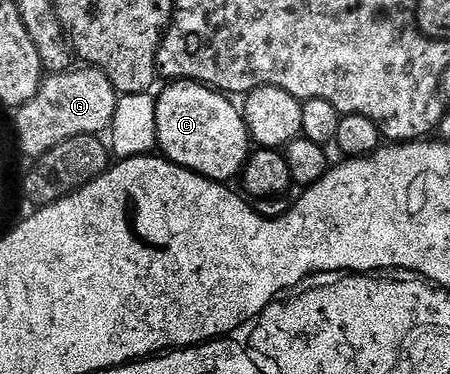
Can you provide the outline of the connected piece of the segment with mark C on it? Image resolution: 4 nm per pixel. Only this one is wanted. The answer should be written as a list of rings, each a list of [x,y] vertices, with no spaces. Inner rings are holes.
[[[174,80],[161,95],[156,98],[155,127],[157,128],[157,144],[160,156],[170,161],[172,165],[178,165],[181,169],[187,169],[204,177],[206,181],[229,183],[245,168],[246,161],[251,156],[251,142],[249,132],[245,126],[245,119],[240,108],[232,105],[226,94],[218,93],[210,89],[208,85],[198,85],[196,81]]]

